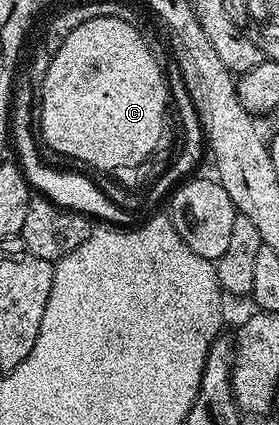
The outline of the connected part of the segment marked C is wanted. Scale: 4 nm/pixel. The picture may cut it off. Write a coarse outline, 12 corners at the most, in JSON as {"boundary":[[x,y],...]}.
{"boundary":[[91,18],[48,57],[43,143],[133,168],[167,76],[139,28]]}

